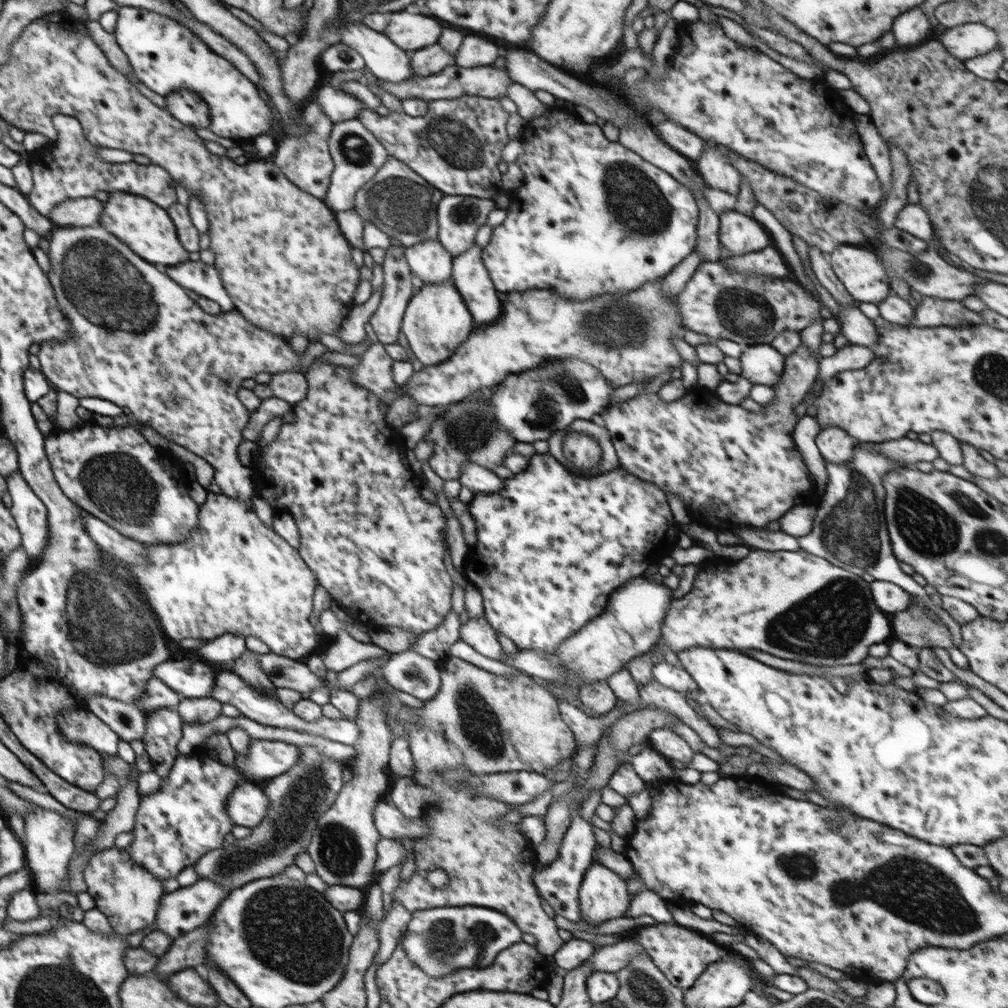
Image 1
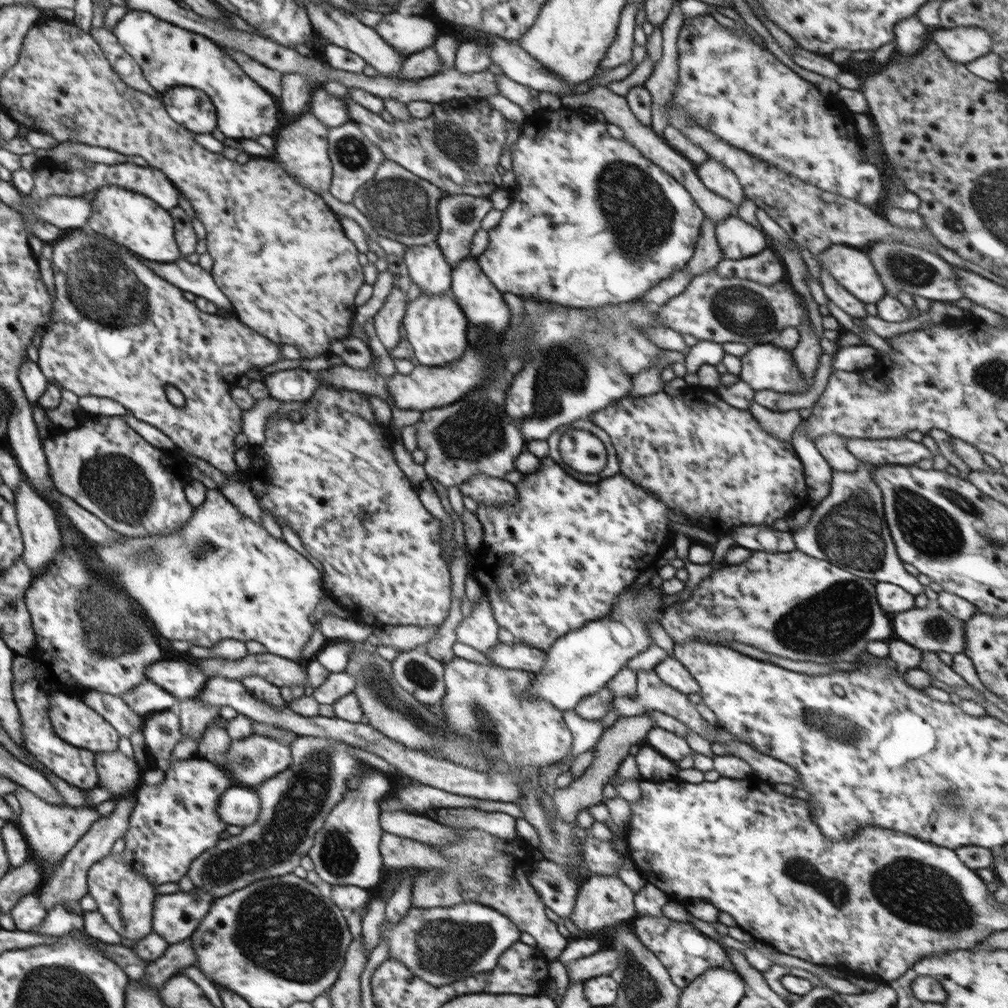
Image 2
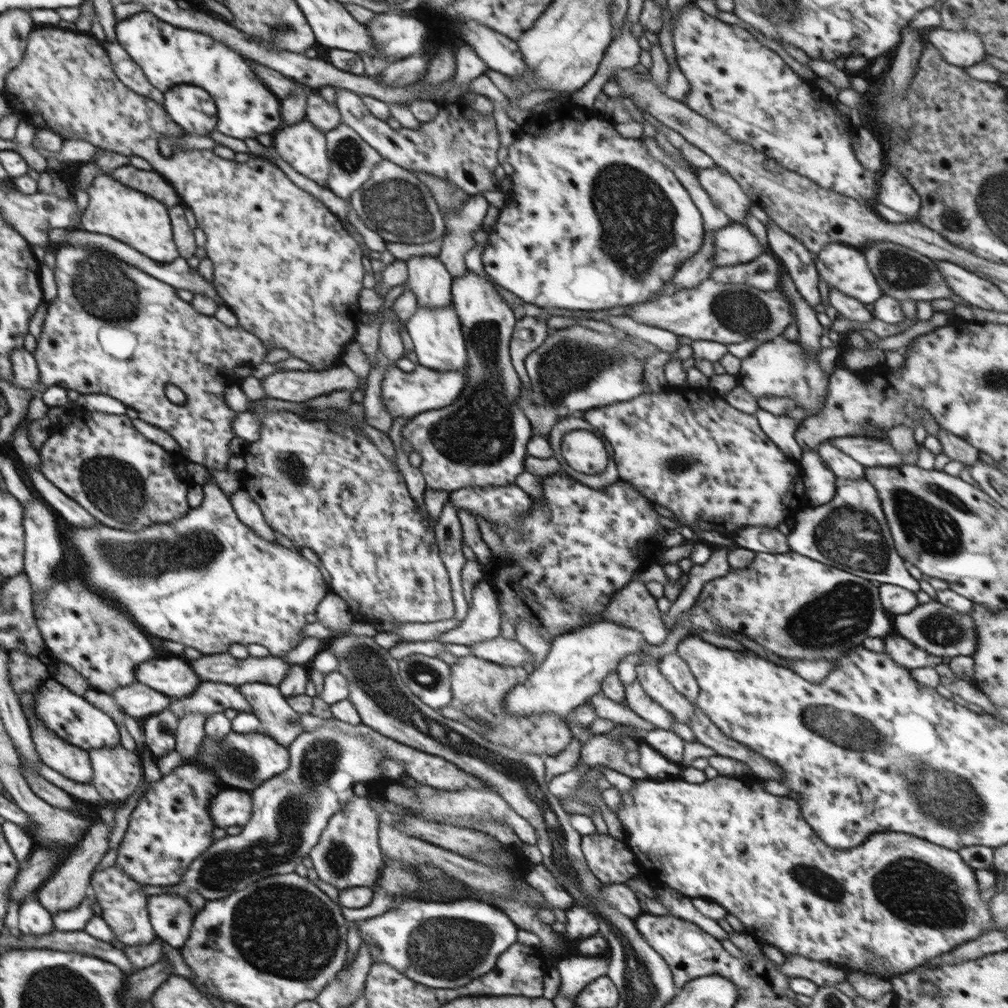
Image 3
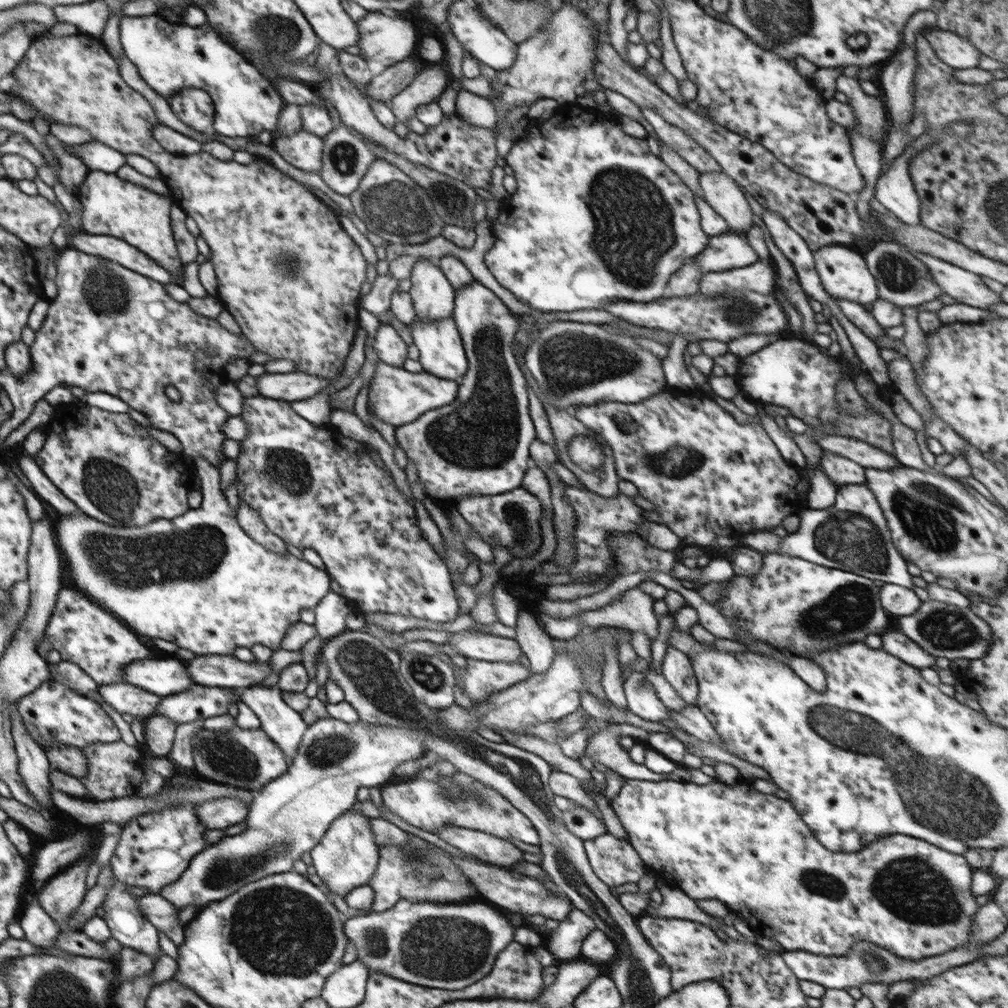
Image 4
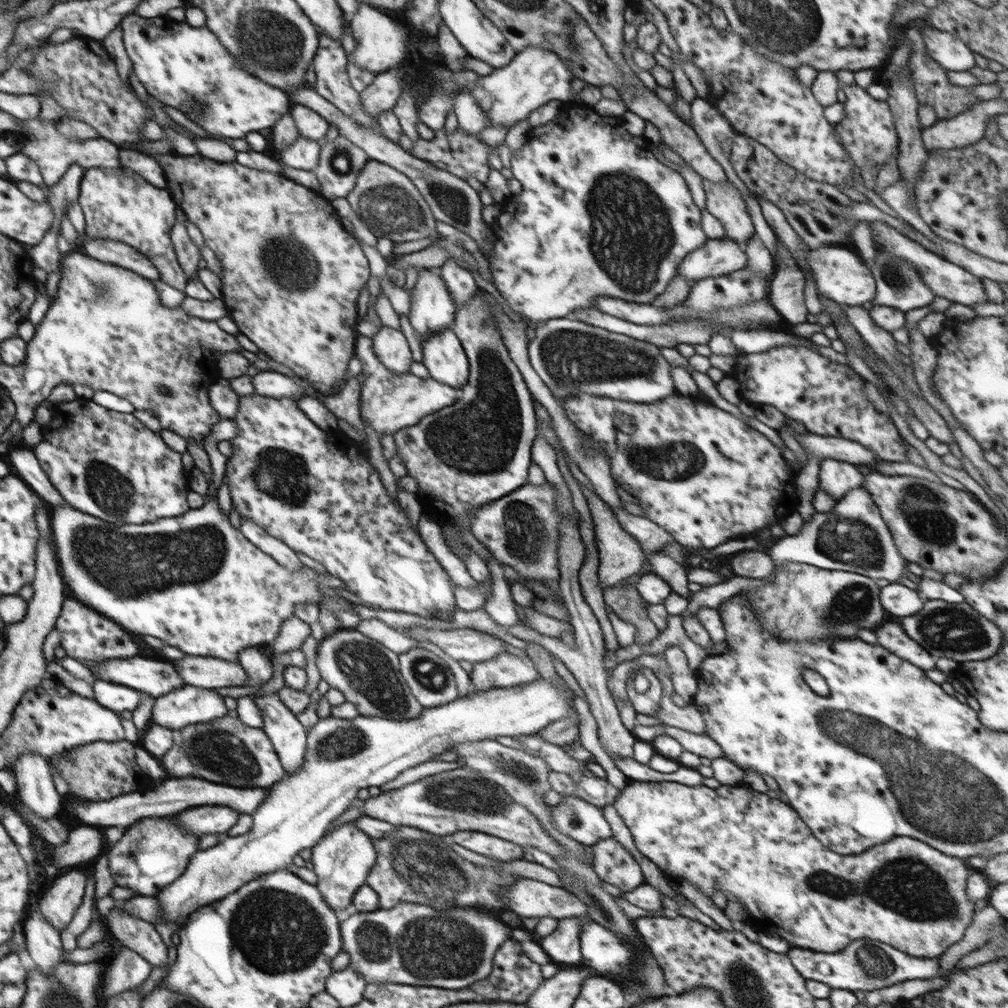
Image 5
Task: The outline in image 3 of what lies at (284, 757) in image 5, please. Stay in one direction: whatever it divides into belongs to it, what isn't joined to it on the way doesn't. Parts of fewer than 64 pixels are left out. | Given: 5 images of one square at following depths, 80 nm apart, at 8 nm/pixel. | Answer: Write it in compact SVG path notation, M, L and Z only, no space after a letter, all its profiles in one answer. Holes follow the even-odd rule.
M249 682L239 686L239 691L244 698L251 704L251 710L258 717L259 722L265 728L265 734L272 737L278 744L286 748L293 743L295 738L303 731L302 725L297 723L298 714L285 699L285 696L279 691L277 686L264 684L263 682Z

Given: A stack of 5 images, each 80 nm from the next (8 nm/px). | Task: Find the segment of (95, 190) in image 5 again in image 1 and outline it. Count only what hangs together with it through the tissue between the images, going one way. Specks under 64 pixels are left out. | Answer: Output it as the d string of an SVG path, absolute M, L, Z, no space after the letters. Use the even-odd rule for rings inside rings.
M109 192L108 200L98 223L110 230L118 240L128 244L140 258L158 266L177 265L190 260L189 252L179 241L173 220L165 208L160 208L145 196L134 196L127 192Z

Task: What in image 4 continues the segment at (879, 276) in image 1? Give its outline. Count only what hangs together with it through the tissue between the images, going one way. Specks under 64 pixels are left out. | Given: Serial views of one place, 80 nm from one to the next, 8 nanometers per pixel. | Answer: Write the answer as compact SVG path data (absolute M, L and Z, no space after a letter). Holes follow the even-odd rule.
M830 245L813 251L813 257L822 287L831 297L851 300L862 305L873 303L879 298L876 279L869 271L863 254L855 251L854 248Z

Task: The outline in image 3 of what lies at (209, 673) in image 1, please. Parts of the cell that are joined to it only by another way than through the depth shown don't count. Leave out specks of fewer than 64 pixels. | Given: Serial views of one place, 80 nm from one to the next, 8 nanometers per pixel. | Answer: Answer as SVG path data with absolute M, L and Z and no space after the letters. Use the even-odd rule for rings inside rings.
M151 660L136 667L136 682L145 684L168 697L180 698L192 694L201 680L187 660Z

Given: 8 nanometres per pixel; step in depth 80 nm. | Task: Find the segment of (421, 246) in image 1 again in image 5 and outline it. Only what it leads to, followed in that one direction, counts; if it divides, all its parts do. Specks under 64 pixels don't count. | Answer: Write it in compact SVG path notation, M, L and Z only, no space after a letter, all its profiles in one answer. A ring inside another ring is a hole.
M418 268L418 278L411 294L408 314L415 335L420 339L452 326L457 306L444 280L428 268Z

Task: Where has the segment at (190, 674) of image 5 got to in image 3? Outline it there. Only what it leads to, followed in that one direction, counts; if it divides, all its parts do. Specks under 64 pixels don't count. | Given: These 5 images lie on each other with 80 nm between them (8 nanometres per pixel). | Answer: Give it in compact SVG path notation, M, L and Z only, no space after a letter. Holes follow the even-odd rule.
M230 653L202 655L198 660L192 660L190 665L201 681L223 682L238 687L249 682L278 686L291 667L274 655L238 660Z

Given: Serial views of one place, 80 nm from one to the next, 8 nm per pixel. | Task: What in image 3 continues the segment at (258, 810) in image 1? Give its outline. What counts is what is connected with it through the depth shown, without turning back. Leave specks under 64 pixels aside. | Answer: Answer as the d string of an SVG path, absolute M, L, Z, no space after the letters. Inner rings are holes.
M227 788L220 791L209 804L209 815L218 828L244 826L252 816L253 800L246 790Z

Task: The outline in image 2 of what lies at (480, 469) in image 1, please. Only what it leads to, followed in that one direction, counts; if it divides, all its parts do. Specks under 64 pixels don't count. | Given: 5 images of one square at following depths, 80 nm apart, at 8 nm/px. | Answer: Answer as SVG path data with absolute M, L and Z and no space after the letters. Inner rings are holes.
M477 472L476 476L462 483L459 488L462 497L469 496L478 504L486 504L486 507L502 507L502 504L516 501L514 484L505 479L484 476L483 472Z

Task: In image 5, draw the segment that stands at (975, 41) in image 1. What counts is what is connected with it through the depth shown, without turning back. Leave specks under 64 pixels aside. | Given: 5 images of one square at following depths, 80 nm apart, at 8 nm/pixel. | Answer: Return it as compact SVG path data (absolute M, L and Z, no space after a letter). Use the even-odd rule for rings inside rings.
M934 28L922 29L921 34L928 55L946 72L952 70L959 74L976 67L974 52L953 35Z

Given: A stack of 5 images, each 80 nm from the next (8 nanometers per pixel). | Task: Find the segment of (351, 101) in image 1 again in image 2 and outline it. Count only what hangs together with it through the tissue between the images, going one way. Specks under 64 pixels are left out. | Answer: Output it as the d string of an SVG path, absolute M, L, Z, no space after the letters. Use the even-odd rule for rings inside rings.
M321 87L313 92L307 110L311 110L311 113L329 128L346 123L349 117L345 97L329 95Z

